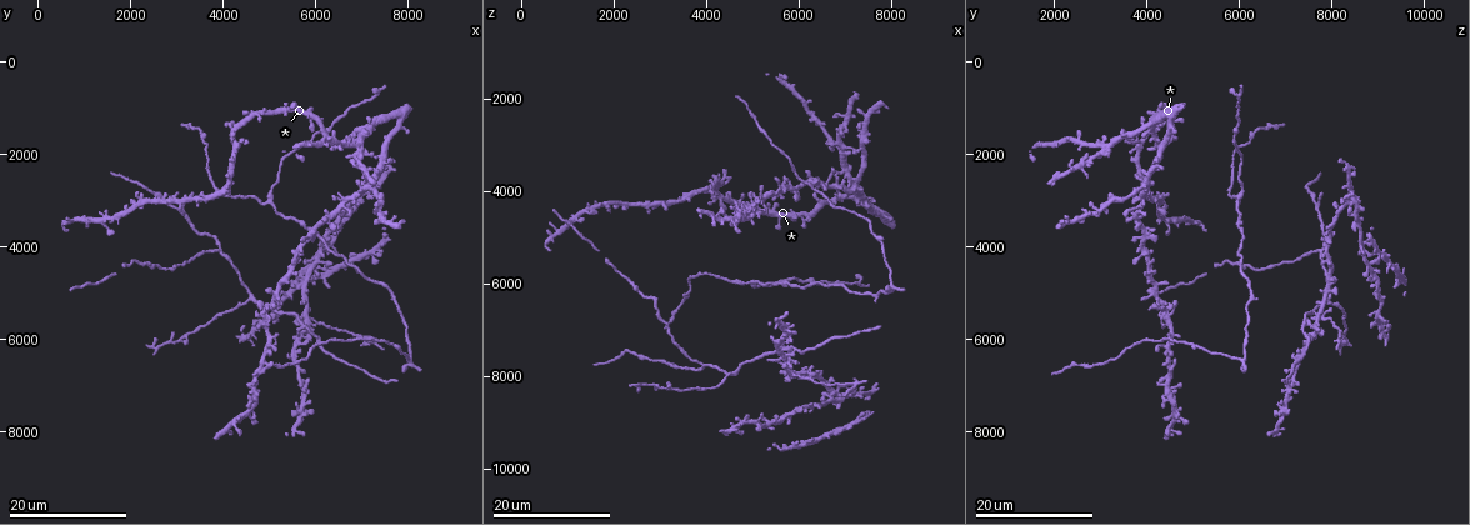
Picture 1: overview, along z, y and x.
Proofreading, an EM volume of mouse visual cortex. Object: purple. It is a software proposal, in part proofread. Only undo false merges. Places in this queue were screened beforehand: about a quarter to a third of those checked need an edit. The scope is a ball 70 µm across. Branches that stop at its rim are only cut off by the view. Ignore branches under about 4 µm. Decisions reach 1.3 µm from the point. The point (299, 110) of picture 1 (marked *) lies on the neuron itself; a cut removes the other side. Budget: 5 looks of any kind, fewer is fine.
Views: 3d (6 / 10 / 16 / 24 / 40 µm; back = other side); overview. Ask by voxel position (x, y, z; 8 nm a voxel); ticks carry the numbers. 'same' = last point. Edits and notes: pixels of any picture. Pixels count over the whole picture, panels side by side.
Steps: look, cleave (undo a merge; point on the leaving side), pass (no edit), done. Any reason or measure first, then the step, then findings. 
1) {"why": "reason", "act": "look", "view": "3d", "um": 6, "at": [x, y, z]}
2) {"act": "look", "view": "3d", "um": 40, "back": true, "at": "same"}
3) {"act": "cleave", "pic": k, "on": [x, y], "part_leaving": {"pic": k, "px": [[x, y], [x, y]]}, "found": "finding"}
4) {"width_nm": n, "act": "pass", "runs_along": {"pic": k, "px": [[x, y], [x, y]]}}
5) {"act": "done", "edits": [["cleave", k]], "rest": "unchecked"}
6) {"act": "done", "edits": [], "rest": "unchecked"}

{"why": "three arms meet", "act": "look", "view": "3d", "um": 16, "at": [3950, 4100, 7800]}

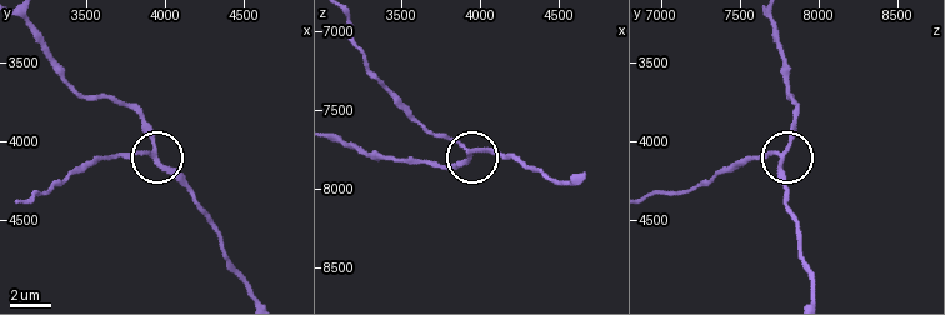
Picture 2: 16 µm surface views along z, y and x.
{"act": "look", "view": "3d", "um": 6, "at": [3940, 4100, 7780]}

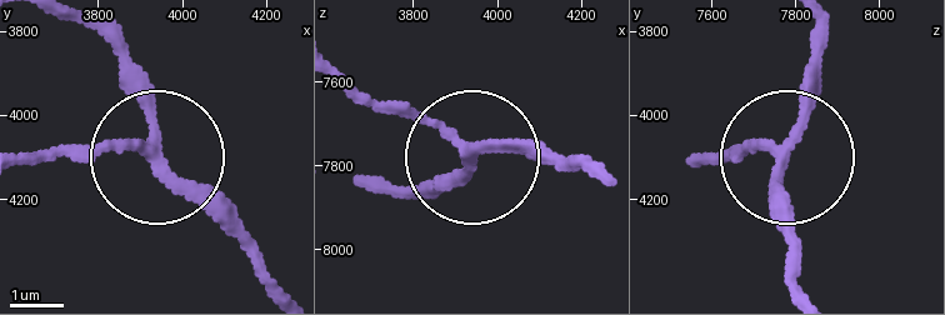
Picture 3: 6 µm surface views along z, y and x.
{"arms": 3, "act": "pass", "runs_along": {"pic": 3, "px": [[29, 164], [150, 150], [124, 34]]}, "found": "one neuron here"}

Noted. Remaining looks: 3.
{"why": "arms part here", "act": "look", "view": "3d", "um": 24, "at": [4600, 5200, 8000]}

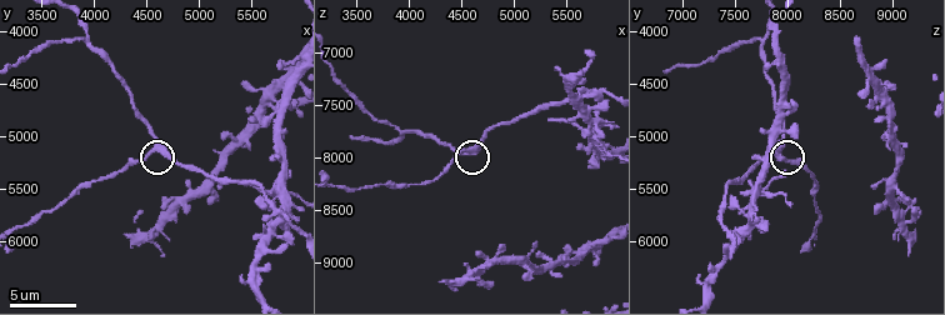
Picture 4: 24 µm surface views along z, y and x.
{"why": "zoom in", "act": "look", "view": "3d", "um": 10, "at": [4580, 5120, 7940]}

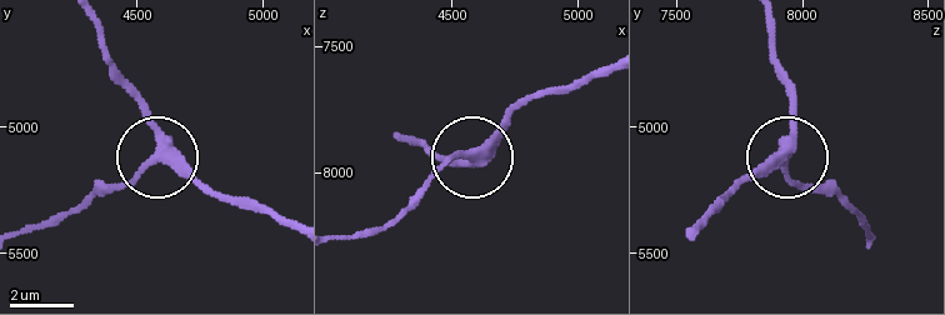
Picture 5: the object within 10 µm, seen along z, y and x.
{"act": "look", "view": "3d", "um": 10, "back": true, "at": [4580, 5120, 7920]}

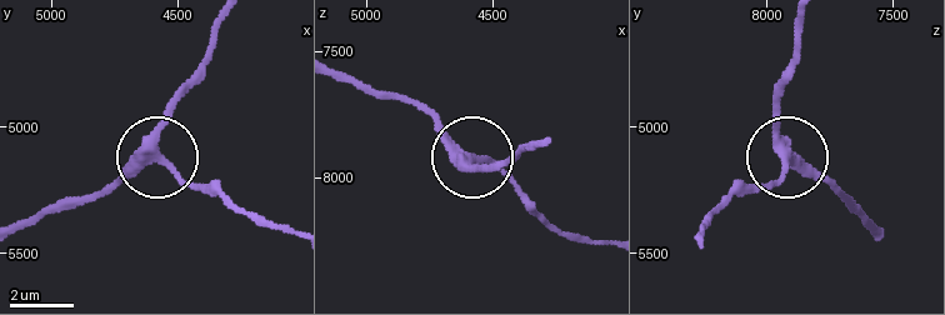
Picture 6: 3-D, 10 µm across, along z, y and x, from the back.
{"arms": 3, "act": "pass", "runs_along": {"pic": 6, "px": [[220, 25], [161, 146], [185, 178], [231, 208]]}, "found": "continuous, no second neuron"}

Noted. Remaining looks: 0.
{"act": "done", "edits": [], "rest": "unchecked"}

